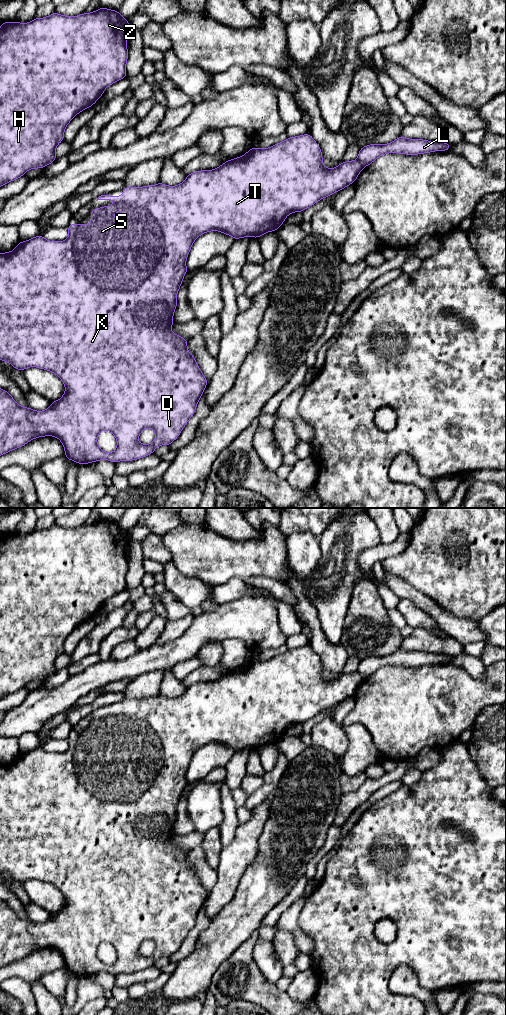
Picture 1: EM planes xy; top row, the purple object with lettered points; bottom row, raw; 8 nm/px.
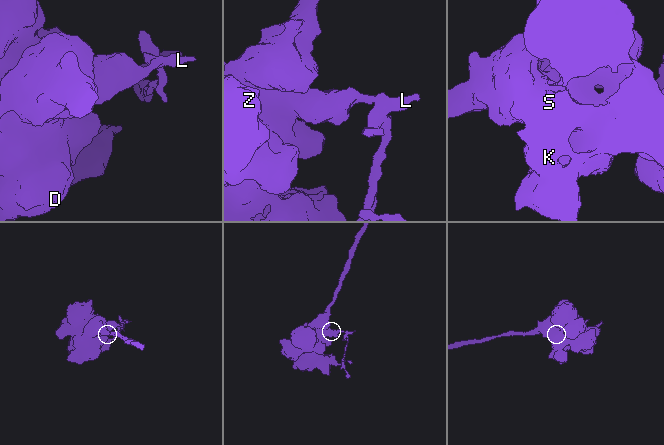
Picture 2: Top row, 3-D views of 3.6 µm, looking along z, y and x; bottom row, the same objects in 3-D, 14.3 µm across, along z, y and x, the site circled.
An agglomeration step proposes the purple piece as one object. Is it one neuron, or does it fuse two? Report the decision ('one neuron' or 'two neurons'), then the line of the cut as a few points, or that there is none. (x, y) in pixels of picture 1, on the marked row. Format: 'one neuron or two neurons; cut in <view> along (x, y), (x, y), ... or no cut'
two neurons; cut in xy along (357, 159), (363, 167)

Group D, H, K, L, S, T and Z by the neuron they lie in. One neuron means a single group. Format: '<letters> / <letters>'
D H K S T Z / L

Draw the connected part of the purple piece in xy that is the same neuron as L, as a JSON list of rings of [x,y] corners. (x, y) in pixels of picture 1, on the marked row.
[[[399,136],[388,144],[369,144],[360,148],[358,161],[364,167],[373,163],[377,158],[389,153],[419,155],[435,151],[448,151],[451,146],[447,142],[410,139]]]

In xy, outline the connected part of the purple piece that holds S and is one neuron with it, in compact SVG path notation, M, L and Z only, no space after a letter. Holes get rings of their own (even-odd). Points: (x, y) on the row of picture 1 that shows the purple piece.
M310 133L303 134L300 136L295 136L295 137L288 137L286 140L280 143L276 143L269 148L251 147L250 150L246 152L244 155L238 158L229 159L228 161L224 162L216 169L200 170L200 171L192 172L187 175L184 182L176 186L168 186L168 185L163 184L162 182L159 182L158 184L155 184L155 185L143 186L143 187L138 187L138 188L137 187L124 187L123 194L121 196L101 195L97 198L98 200L114 200L115 202L113 203L111 207L103 206L101 208L93 208L91 210L91 223L90 224L69 224L67 226L69 236L66 240L49 241L40 234L29 240L19 242L16 248L10 252L0 253L0 361L8 362L15 369L19 371L23 371L26 368L30 368L30 367L37 367L43 370L50 371L56 374L62 380L65 386L65 393L63 394L63 396L59 400L51 402L50 407L43 411L36 411L29 407L25 408L25 407L20 406L6 390L0 388L0 456L26 445L27 443L29 443L31 440L35 438L45 437L45 436L53 436L53 437L58 438L64 447L65 458L68 460L72 460L80 465L90 464L92 462L97 462L99 460L108 460L113 463L117 463L120 461L133 461L133 460L144 458L150 454L153 454L155 449L158 446L161 446L161 445L169 446L173 441L175 441L179 437L185 425L188 423L190 418L194 415L197 404L201 396L203 395L204 390L208 384L208 380L203 375L194 356L187 349L187 344L189 340L186 340L185 338L177 334L174 334L171 331L172 325L174 324L173 315L177 307L177 293L182 285L182 281L184 279L185 274L188 272L187 266L186 266L187 256L195 240L200 235L210 232L210 231L222 232L226 235L231 236L235 240L244 238L244 237L259 238L267 232L277 231L279 227L282 224L284 224L284 220L289 214L292 214L295 212L303 212L305 209L316 204L321 199L329 197L332 194L337 193L340 190L344 189L345 187L351 185L358 178L358 175L360 174L362 169L363 169L363 166L359 163L358 159L352 160L349 162L343 161L335 168L326 168L323 164L323 156L322 156L321 148L316 143L316 141L313 139L313 137L310 135ZM117 210L120 210L122 212L122 217L127 219L126 224L124 226L123 225L120 226L119 228L115 227L115 223L113 221L115 218L115 212ZM146 428L153 429L156 434L156 437L151 444L141 444L138 442L138 438L141 432ZM103 430L110 431L117 440L117 447L112 453L107 453L103 451L97 444L98 435Z

